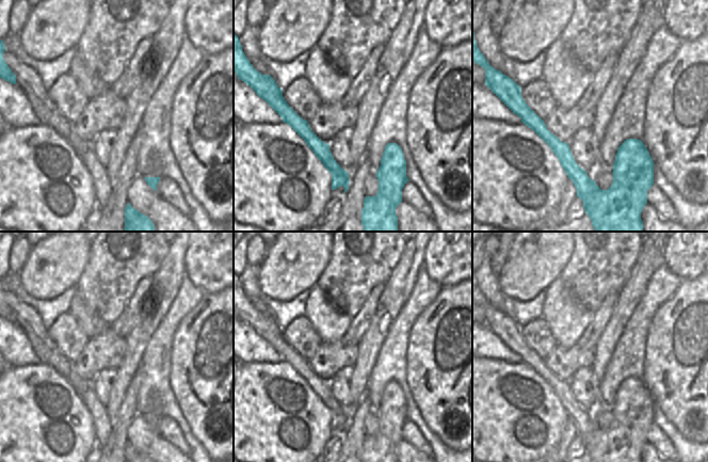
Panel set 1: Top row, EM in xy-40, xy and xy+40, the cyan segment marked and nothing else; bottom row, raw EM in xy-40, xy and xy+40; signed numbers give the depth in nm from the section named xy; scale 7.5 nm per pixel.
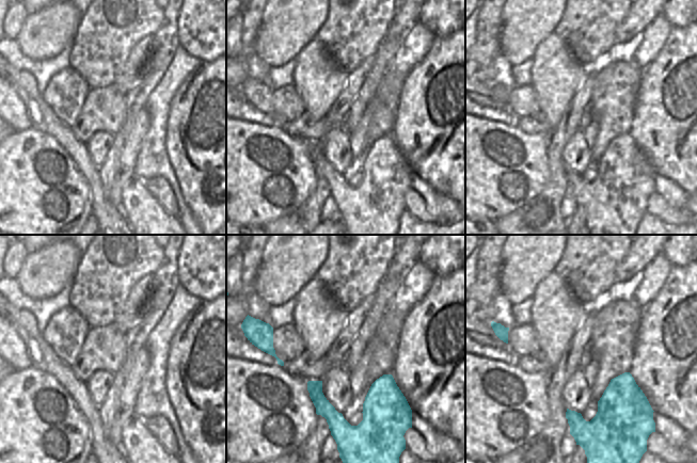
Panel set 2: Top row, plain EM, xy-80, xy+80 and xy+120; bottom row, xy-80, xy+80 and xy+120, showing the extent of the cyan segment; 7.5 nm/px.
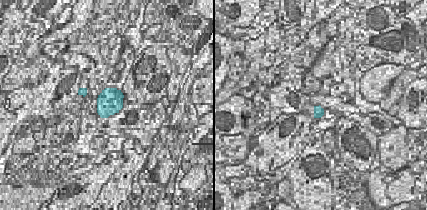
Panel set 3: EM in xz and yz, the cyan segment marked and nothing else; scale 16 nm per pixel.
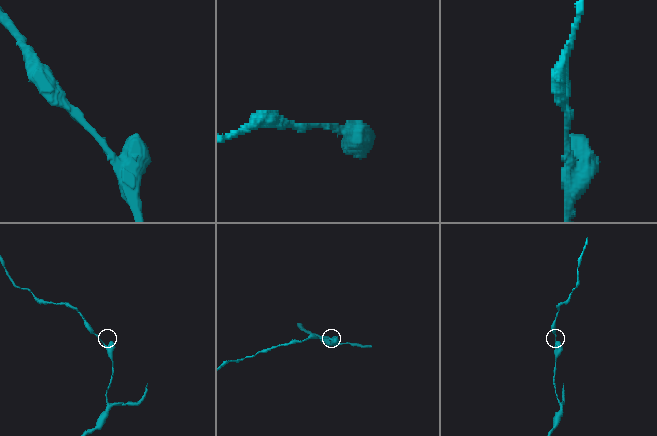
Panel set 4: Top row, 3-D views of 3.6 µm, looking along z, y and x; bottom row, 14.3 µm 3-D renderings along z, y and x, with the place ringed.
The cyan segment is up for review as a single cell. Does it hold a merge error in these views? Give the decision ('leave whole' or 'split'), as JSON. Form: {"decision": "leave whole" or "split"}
{"decision": "leave whole"}

